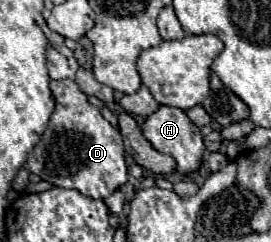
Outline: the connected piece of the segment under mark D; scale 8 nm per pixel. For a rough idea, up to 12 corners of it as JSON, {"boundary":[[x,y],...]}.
{"boundary":[[73,80],[27,170],[93,200],[127,182],[123,138]]}

